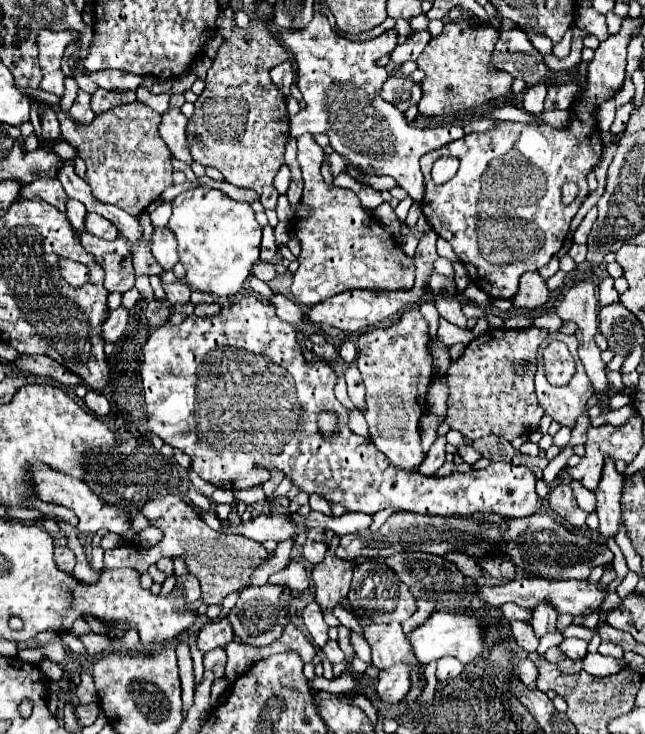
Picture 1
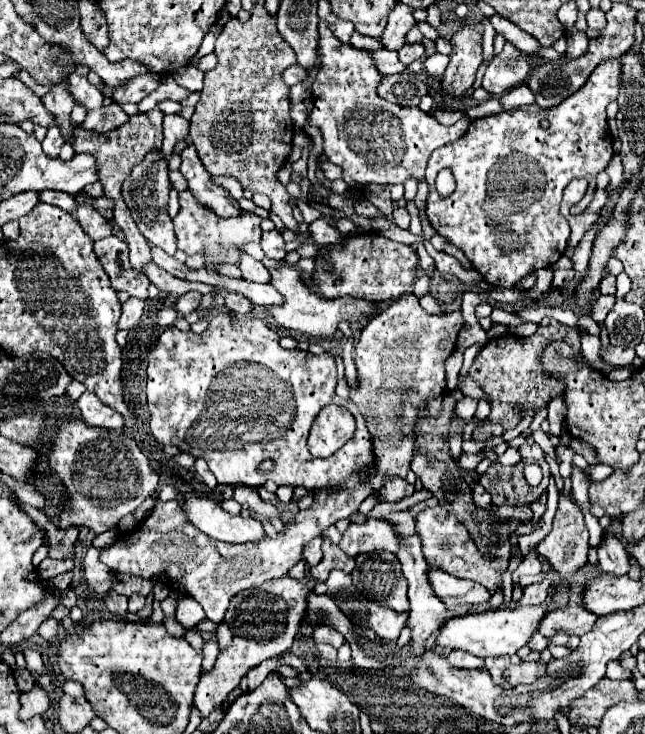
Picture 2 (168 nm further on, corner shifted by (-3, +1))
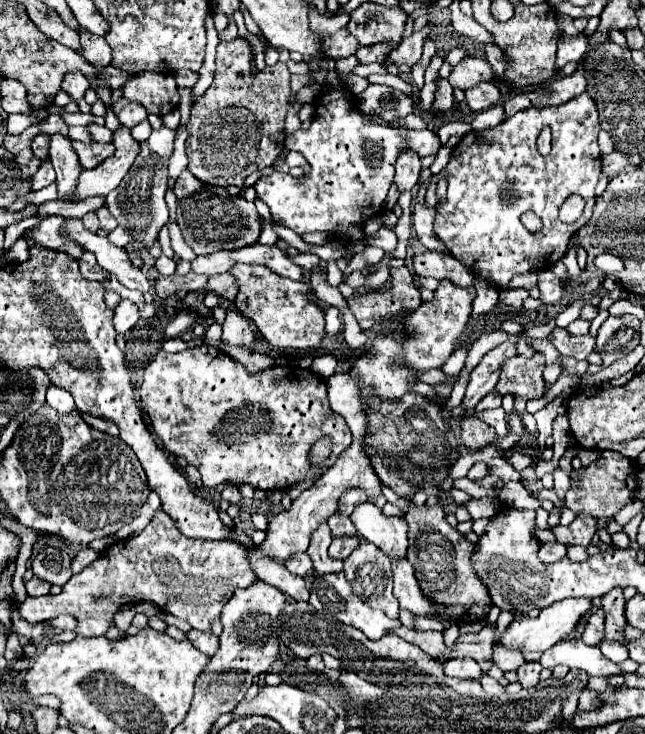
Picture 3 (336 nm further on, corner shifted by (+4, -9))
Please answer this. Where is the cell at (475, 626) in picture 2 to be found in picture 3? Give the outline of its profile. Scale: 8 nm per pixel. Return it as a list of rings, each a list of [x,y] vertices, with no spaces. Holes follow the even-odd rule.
[[[569,597],[569,599],[563,599],[563,601],[555,603],[553,607],[543,609],[541,615],[535,617],[535,619],[523,617],[523,615],[515,617],[513,623],[509,625],[509,629],[505,629],[505,633],[501,635],[501,643],[505,647],[513,647],[513,649],[527,649],[527,651],[543,653],[549,647],[553,647],[557,641],[567,639],[575,631],[575,627],[583,619],[583,615],[587,611],[591,611],[591,607],[593,607],[593,603],[591,603],[589,597]]]

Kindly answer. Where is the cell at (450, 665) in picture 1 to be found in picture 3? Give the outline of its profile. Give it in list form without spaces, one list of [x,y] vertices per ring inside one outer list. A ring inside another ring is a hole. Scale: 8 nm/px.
[[[449,659],[445,663],[445,673],[457,679],[479,679],[481,667],[473,659]]]

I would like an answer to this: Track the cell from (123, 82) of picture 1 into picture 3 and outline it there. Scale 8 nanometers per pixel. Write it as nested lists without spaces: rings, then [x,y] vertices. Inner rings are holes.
[[[123,97],[113,103],[113,111],[119,117],[121,125],[125,125],[125,127],[135,127],[143,119],[147,119],[147,111],[141,103],[131,103],[129,99],[123,99]]]

